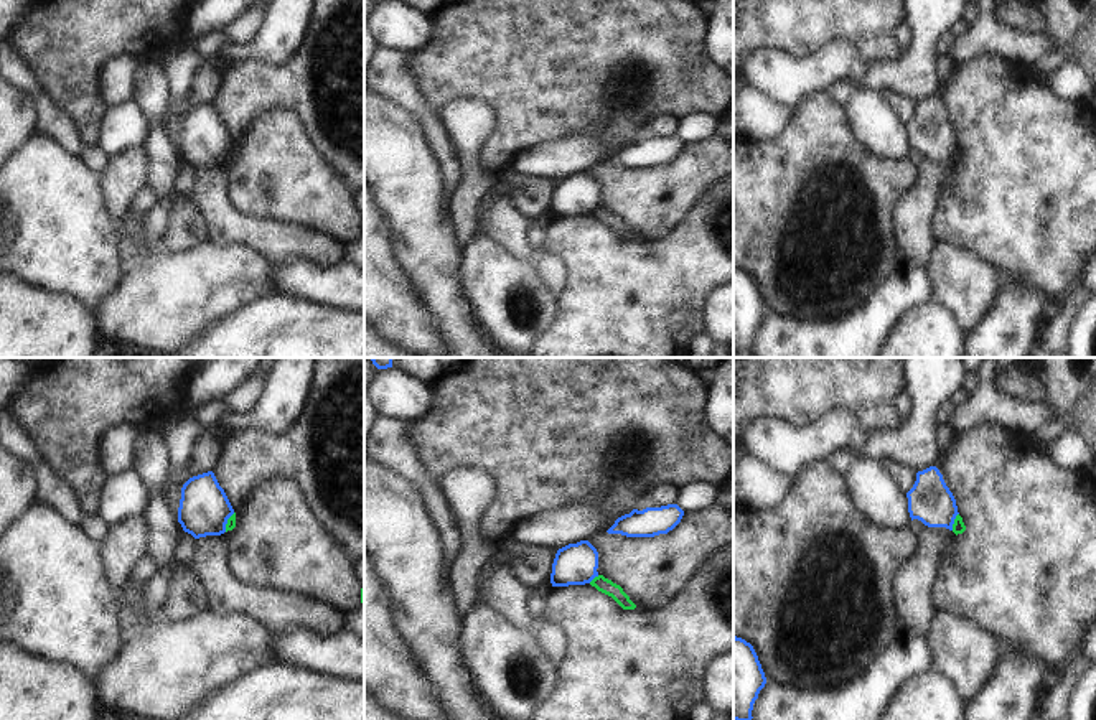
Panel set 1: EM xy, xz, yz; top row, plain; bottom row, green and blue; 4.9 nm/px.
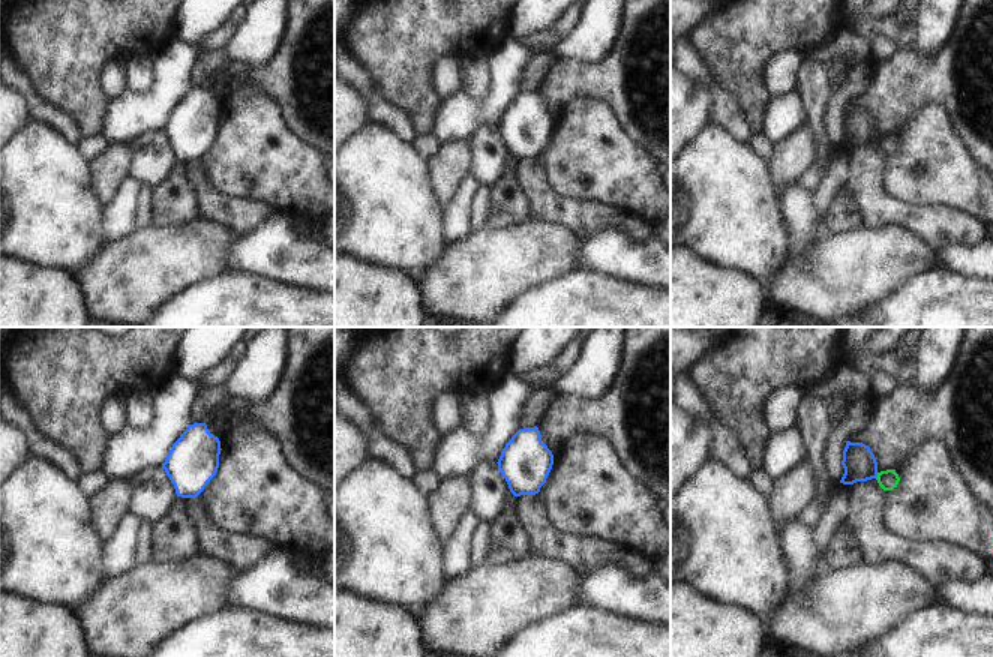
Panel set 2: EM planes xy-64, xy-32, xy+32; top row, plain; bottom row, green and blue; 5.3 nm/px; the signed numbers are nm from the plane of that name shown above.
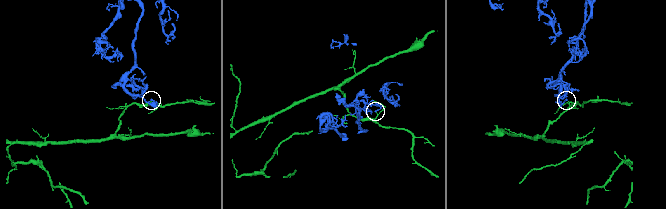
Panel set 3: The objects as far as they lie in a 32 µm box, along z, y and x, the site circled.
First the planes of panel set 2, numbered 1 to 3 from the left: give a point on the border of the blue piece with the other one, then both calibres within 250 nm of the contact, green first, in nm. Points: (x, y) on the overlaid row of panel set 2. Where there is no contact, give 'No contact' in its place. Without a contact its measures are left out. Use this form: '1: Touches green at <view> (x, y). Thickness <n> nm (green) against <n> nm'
1: No contact
2: No contact
3: Touches green at xy+32 (878, 476). Thickness 100 nm (green) against 180 nm.

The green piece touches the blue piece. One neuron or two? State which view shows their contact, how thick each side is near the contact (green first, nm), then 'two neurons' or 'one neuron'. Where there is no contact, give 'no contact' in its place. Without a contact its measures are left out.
yz | 60/220 nm | two neurons

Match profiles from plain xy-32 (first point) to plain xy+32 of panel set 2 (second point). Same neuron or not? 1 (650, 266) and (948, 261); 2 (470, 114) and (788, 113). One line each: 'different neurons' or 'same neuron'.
1: same neuron
2: same neuron

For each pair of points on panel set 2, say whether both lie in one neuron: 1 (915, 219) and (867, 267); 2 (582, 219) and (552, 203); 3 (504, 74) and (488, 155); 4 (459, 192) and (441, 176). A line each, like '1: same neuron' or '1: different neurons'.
1: different neurons
2: same neuron
3: different neurons
4: different neurons

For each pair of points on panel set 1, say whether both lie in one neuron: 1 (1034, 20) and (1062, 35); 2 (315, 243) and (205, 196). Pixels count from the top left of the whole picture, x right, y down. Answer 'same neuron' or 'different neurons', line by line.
1: different neurons
2: same neuron

